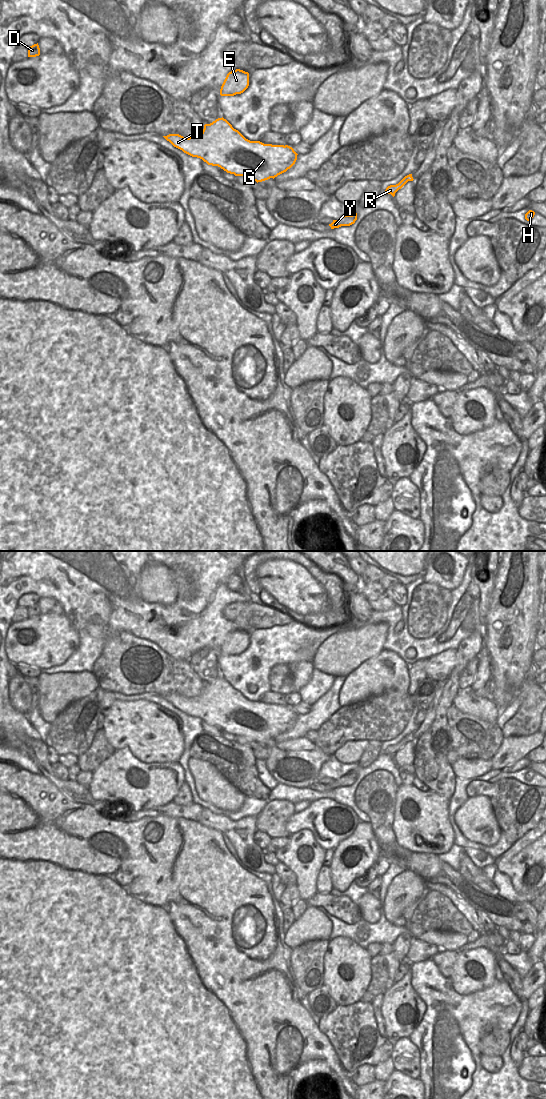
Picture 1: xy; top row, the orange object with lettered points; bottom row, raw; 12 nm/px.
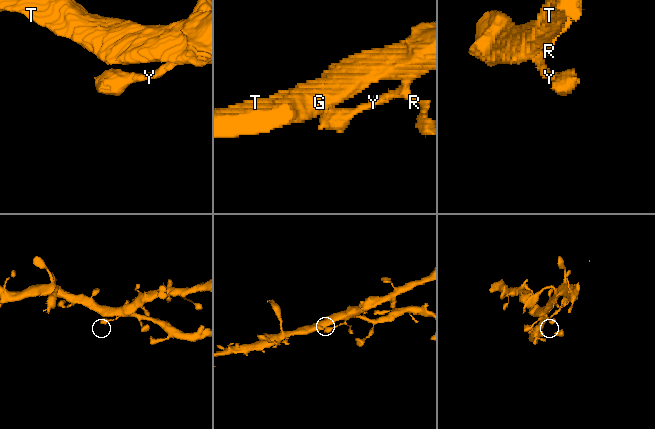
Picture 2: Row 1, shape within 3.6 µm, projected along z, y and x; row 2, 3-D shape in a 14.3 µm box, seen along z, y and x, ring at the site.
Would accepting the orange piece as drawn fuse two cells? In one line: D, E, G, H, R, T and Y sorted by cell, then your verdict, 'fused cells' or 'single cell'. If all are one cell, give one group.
groups D E G H R T Y; single cell

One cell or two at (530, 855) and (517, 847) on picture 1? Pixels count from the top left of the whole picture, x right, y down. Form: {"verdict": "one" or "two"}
{"verdict": "two"}

